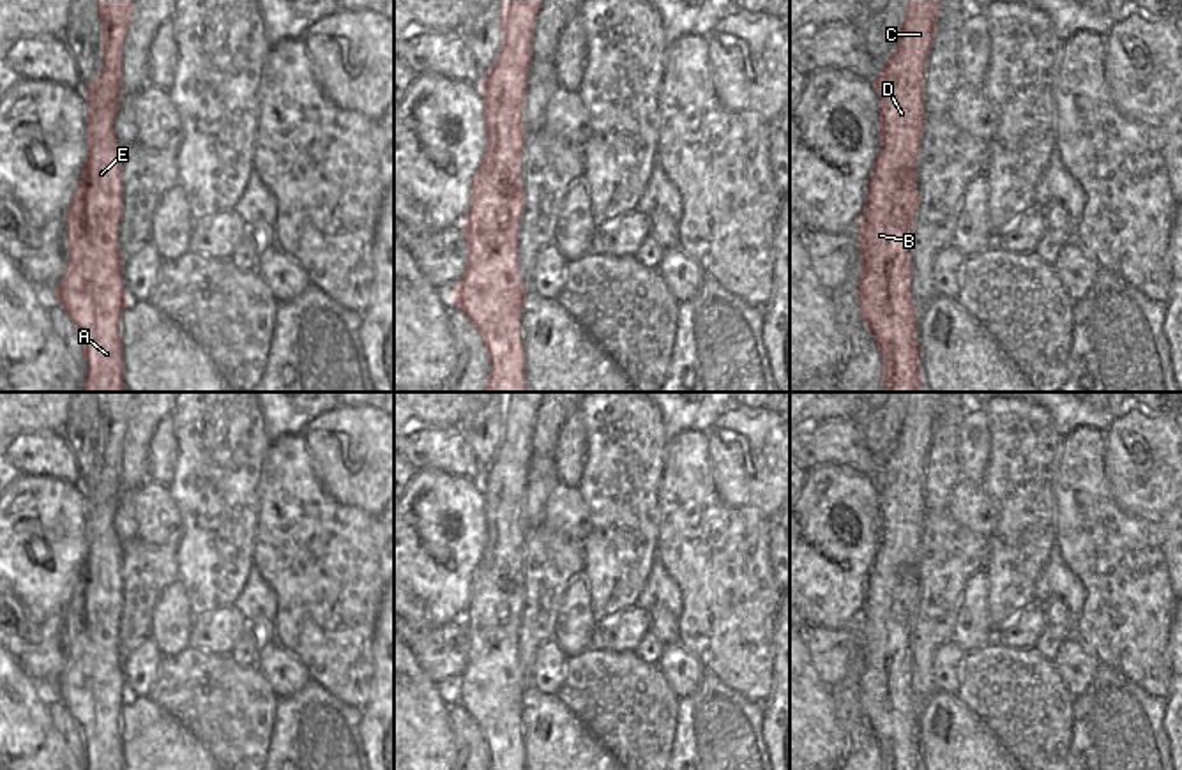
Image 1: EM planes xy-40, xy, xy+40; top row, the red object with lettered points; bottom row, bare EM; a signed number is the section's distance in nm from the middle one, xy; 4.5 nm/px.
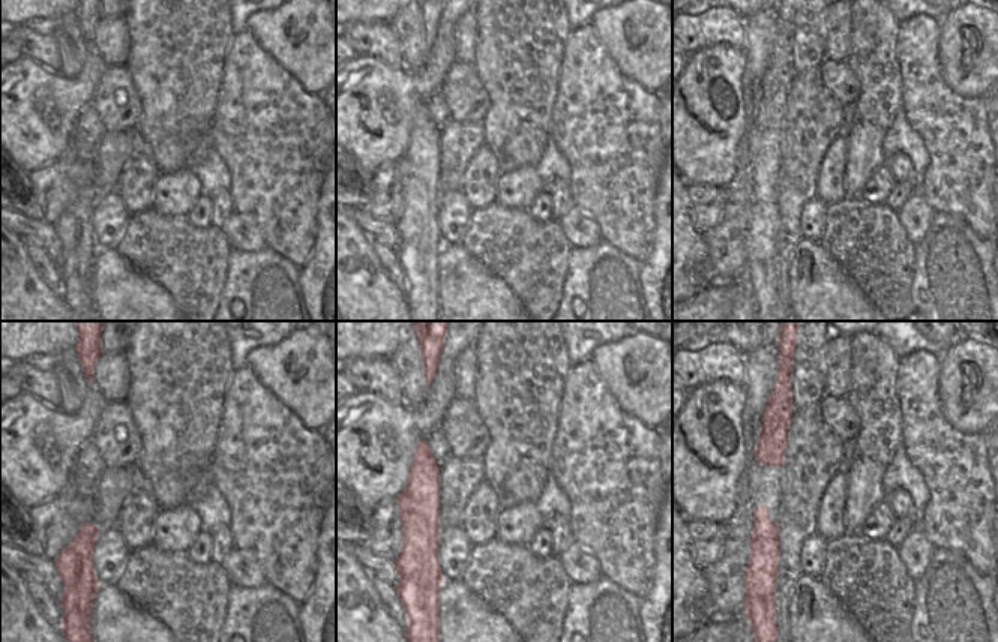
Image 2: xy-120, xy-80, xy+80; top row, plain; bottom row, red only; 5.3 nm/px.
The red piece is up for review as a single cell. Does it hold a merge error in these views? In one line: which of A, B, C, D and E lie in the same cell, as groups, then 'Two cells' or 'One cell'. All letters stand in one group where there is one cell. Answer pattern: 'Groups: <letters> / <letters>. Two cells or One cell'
Groups: A B C D E. One cell.

